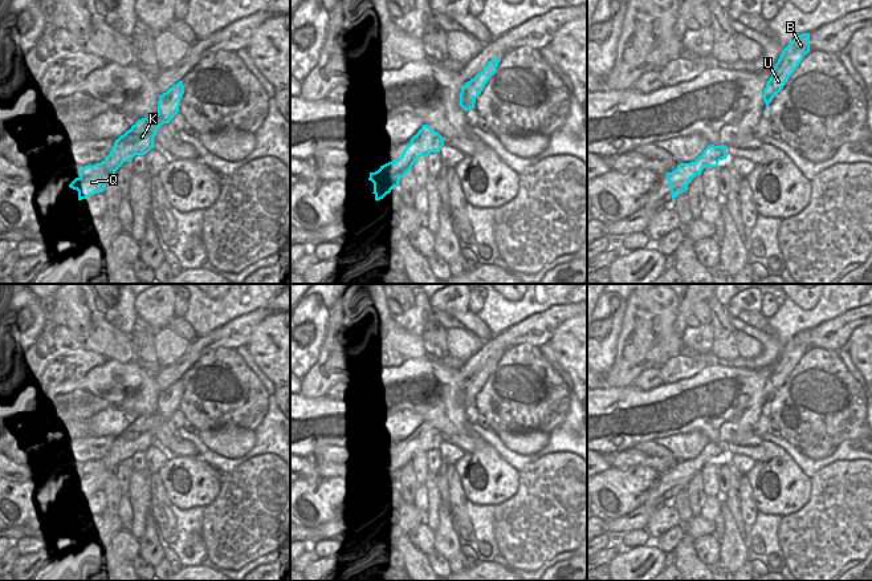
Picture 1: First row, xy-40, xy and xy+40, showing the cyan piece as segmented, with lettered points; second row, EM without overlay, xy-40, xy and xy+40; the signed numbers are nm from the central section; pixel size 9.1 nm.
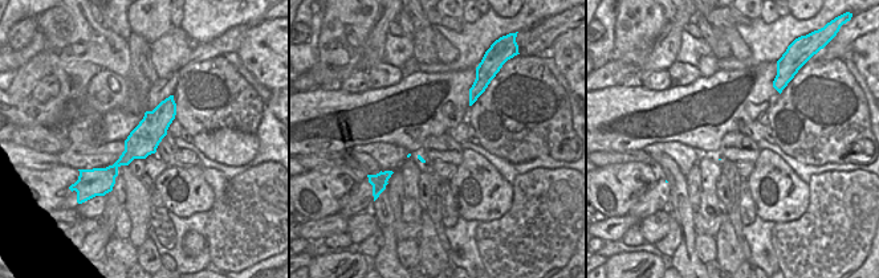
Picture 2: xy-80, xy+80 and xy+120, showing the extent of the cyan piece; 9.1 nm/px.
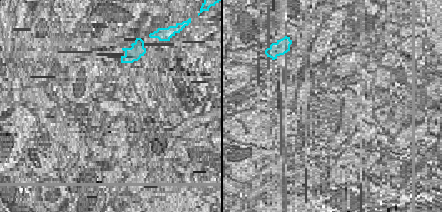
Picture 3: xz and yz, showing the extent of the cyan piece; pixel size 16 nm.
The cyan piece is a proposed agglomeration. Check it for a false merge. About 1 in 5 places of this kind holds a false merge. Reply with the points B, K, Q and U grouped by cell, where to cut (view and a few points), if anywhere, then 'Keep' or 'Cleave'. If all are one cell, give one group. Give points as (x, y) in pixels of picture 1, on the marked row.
Groups: B K U / Q. Split along xy-40 (119, 165), (113, 163), (108, 170), (82, 170). Cleave

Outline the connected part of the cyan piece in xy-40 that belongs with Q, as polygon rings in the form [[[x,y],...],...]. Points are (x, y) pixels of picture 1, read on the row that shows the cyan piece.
[[[113,163],[109,171],[85,172],[83,167],[80,170],[80,176],[76,178],[69,187],[78,191],[78,200],[86,199],[90,195],[103,192],[106,184],[115,175],[121,166]]]

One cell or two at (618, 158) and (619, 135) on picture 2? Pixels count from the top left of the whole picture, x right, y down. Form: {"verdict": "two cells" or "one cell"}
{"verdict": "two cells"}

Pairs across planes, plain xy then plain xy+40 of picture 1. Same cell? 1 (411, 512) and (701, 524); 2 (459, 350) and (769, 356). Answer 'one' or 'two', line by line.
1: two
2: two

